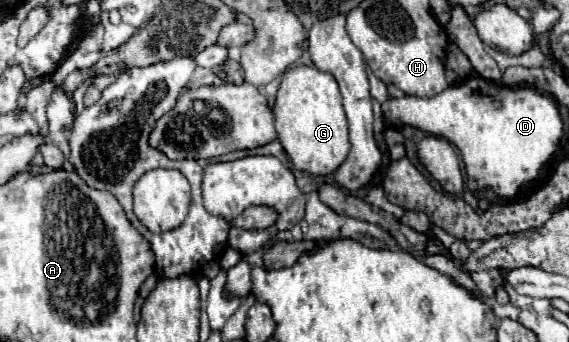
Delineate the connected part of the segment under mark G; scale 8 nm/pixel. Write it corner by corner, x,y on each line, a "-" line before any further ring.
306,64
288,68
282,74
272,112
278,140
290,156
294,168
316,176
328,176
348,156
348,124
342,108
342,96
332,74

